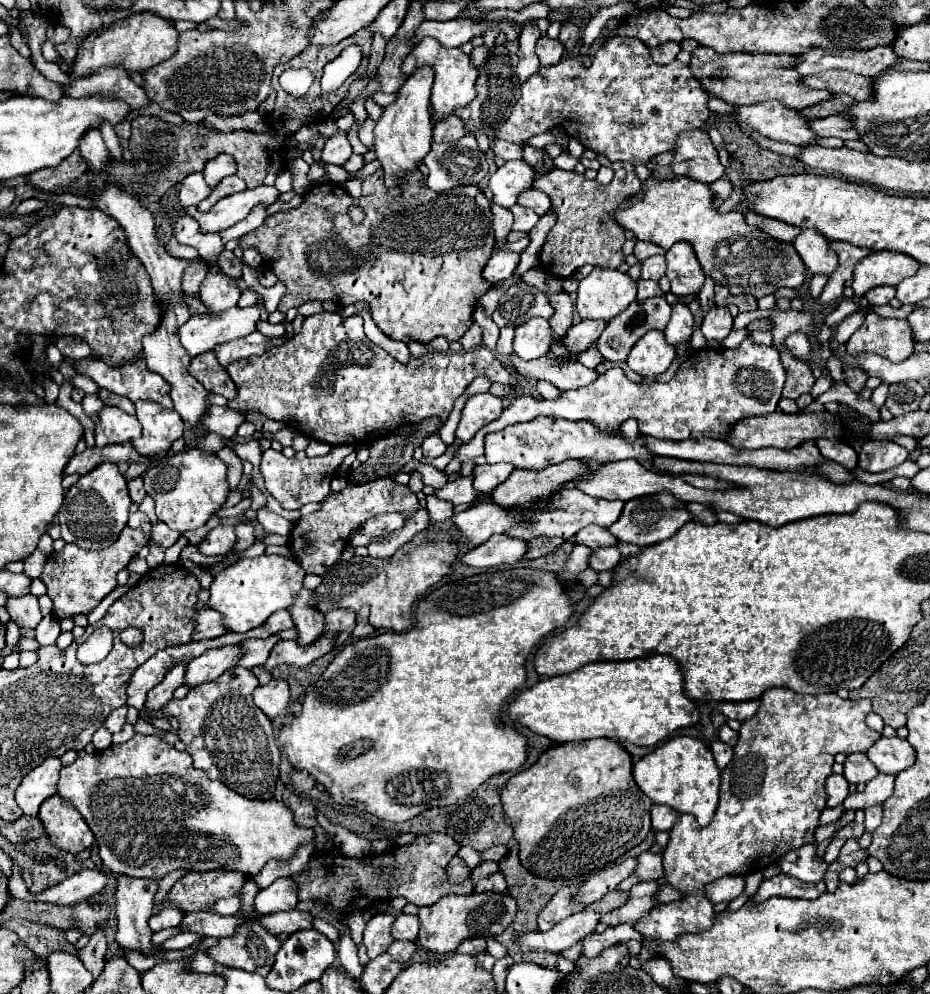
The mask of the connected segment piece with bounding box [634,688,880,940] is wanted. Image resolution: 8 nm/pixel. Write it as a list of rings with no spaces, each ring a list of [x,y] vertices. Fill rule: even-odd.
[[[770,688],[760,700],[762,706],[754,718],[742,722],[732,762],[722,770],[720,802],[714,820],[708,826],[700,826],[690,814],[680,814],[674,832],[670,830],[670,842],[664,850],[664,874],[666,880],[684,894],[684,900],[660,904],[642,918],[634,928],[646,938],[674,940],[684,932],[708,930],[714,920],[714,908],[704,894],[706,884],[722,876],[762,870],[784,858],[790,850],[816,842],[814,832],[820,826],[822,810],[826,808],[824,782],[832,774],[834,756],[840,752],[866,752],[880,738],[880,734],[870,730],[864,722],[866,714],[872,712],[870,700],[842,700],[838,694],[804,696],[788,688]]]

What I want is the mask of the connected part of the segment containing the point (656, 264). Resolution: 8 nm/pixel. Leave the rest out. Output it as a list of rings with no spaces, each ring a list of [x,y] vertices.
[[[650,256],[642,262],[642,278],[644,280],[660,280],[666,270],[664,256]]]

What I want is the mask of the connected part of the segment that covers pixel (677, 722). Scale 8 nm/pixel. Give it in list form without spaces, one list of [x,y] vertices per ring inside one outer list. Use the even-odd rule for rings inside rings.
[[[648,656],[628,662],[594,662],[566,676],[542,678],[538,684],[522,690],[506,710],[512,722],[520,722],[534,734],[546,736],[554,742],[584,742],[592,738],[628,740],[636,746],[654,746],[676,728],[692,726],[698,722],[696,704],[684,696],[684,676],[676,660],[670,656]]]

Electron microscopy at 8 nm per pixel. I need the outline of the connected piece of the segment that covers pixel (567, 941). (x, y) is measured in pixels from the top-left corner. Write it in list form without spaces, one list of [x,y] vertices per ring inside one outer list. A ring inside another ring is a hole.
[[[612,890],[602,900],[588,904],[582,912],[562,920],[560,924],[556,924],[548,932],[526,932],[526,934],[522,934],[518,938],[518,944],[526,946],[526,948],[534,948],[534,950],[562,952],[566,948],[574,946],[576,942],[584,940],[586,936],[590,936],[606,912],[620,908],[628,900],[630,900],[630,892]]]

